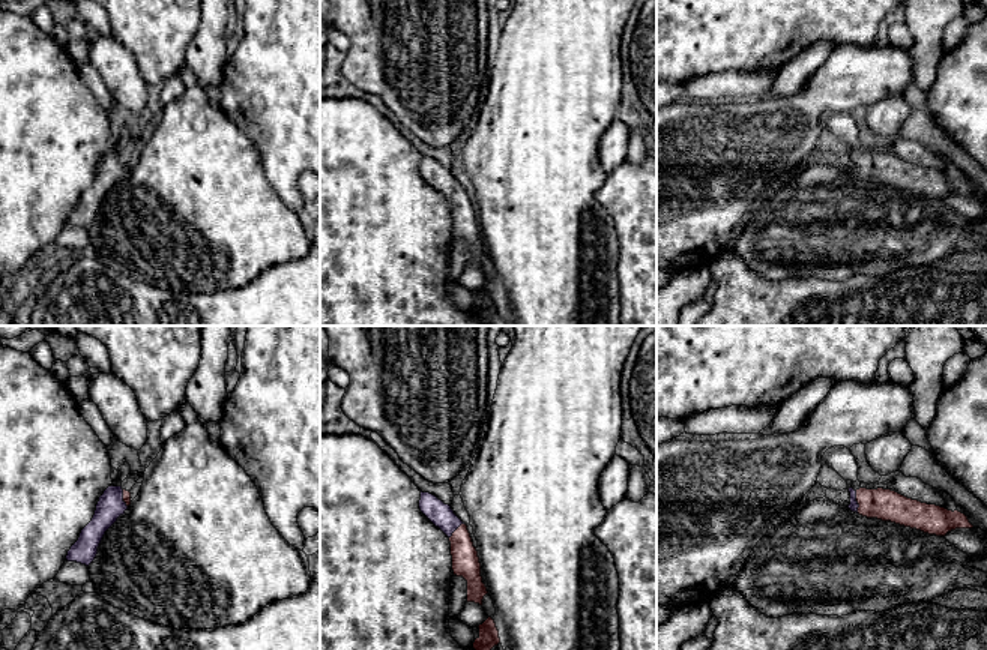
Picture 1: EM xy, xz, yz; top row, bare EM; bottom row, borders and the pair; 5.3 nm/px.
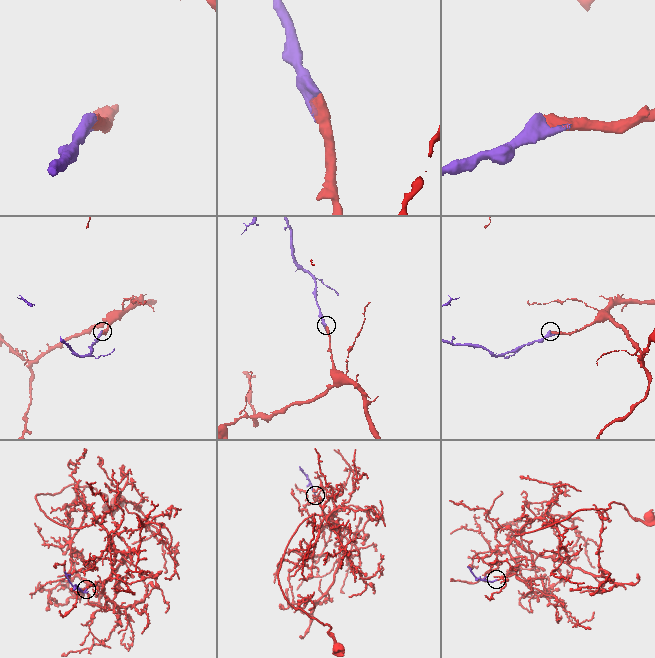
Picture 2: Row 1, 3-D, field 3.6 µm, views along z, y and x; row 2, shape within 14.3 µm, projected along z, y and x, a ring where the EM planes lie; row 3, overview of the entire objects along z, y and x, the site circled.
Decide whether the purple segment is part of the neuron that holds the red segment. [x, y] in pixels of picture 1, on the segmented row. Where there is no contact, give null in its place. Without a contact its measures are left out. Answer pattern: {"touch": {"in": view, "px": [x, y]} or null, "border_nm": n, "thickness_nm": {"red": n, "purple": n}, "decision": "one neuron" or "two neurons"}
{"touch": {"in": "yz", "px": [857, 500]}, "border_nm": 120, "thickness_nm": {"red": 170, "purple": 50}, "decision": "one neuron"}

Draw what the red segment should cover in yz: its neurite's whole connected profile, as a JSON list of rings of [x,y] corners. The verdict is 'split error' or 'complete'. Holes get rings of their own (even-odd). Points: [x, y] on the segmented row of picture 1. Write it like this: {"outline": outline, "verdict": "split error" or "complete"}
{"outline": [[[849,488],[852,512],[867,518],[891,521],[916,528],[928,534],[945,536],[955,528],[972,528],[967,516],[958,510],[948,510],[936,504],[907,498],[891,489]]], "verdict": "split error"}

